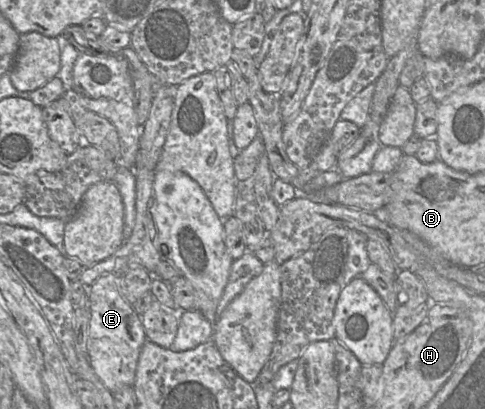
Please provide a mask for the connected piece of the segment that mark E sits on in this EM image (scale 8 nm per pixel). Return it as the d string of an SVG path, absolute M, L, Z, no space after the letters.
M113 273L101 275L89 287L91 318L87 341L88 359L96 375L111 392L133 386L139 354L147 340L141 316L120 293Z

